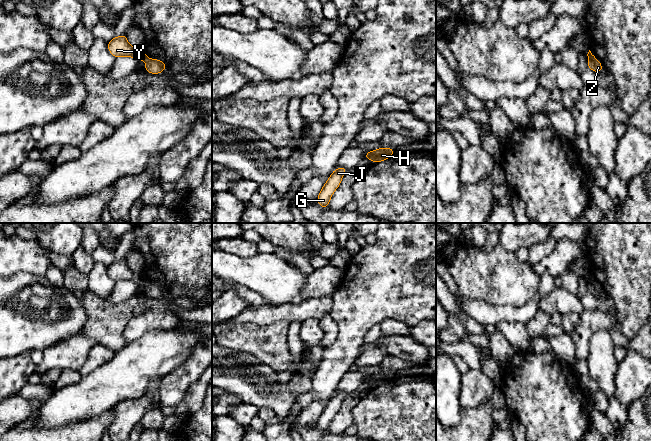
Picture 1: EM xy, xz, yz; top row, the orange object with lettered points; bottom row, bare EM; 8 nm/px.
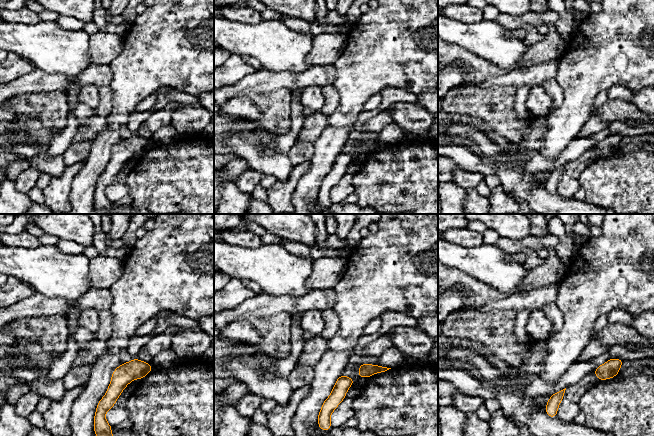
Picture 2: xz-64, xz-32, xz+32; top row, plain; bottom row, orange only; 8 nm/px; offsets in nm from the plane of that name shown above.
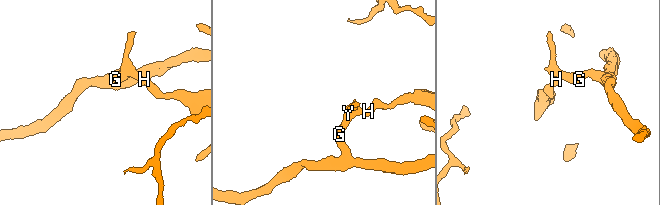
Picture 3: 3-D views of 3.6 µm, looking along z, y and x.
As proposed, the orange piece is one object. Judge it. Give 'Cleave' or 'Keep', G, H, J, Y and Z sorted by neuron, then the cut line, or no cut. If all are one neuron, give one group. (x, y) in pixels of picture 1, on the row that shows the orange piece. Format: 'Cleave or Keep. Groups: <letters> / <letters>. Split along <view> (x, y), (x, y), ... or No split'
Cleave. Groups: G J Y / H Z. Split along xy (149, 59), (146, 62)

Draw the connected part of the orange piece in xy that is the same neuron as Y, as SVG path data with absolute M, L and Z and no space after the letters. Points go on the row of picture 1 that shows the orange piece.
M126 35L114 37L108 42L108 50L114 57L133 57L136 60L148 61L143 49L134 49L127 41Z

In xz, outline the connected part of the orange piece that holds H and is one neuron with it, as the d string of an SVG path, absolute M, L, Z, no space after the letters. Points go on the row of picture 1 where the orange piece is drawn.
M379 148L375 151L371 152L371 161L372 162L381 162L386 160L387 158L392 157L394 152L393 148Z

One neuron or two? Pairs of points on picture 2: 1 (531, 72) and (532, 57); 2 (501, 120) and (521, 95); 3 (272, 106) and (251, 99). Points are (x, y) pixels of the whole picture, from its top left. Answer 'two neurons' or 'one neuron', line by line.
1: two neurons
2: two neurons
3: one neuron

